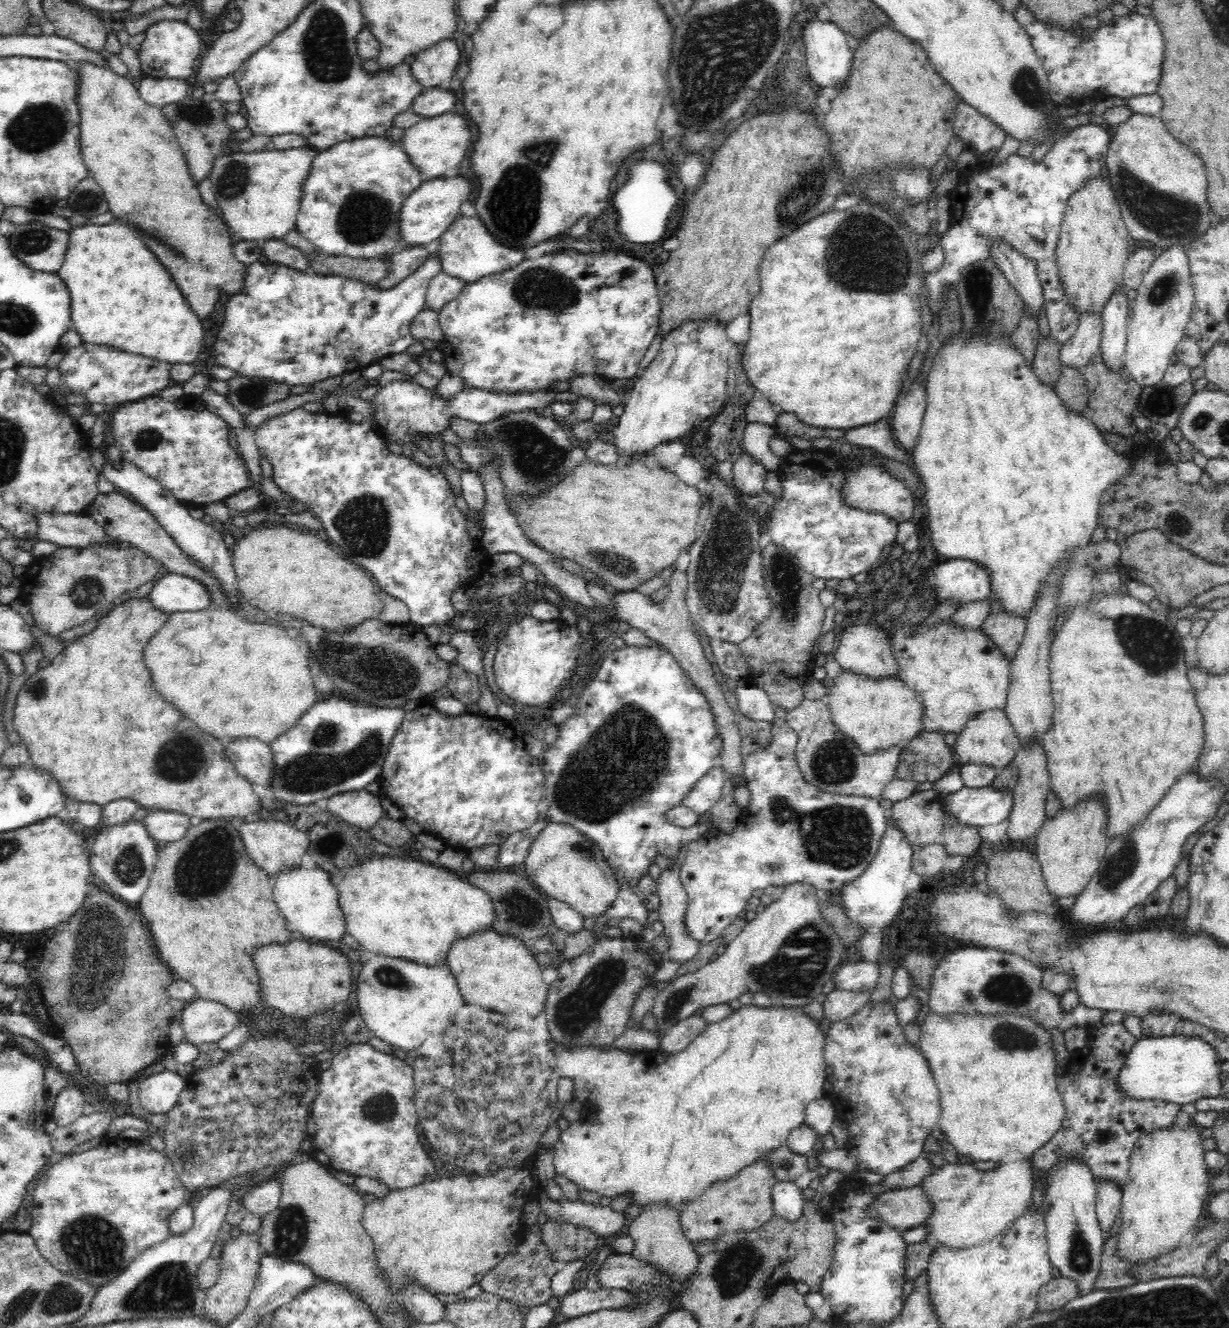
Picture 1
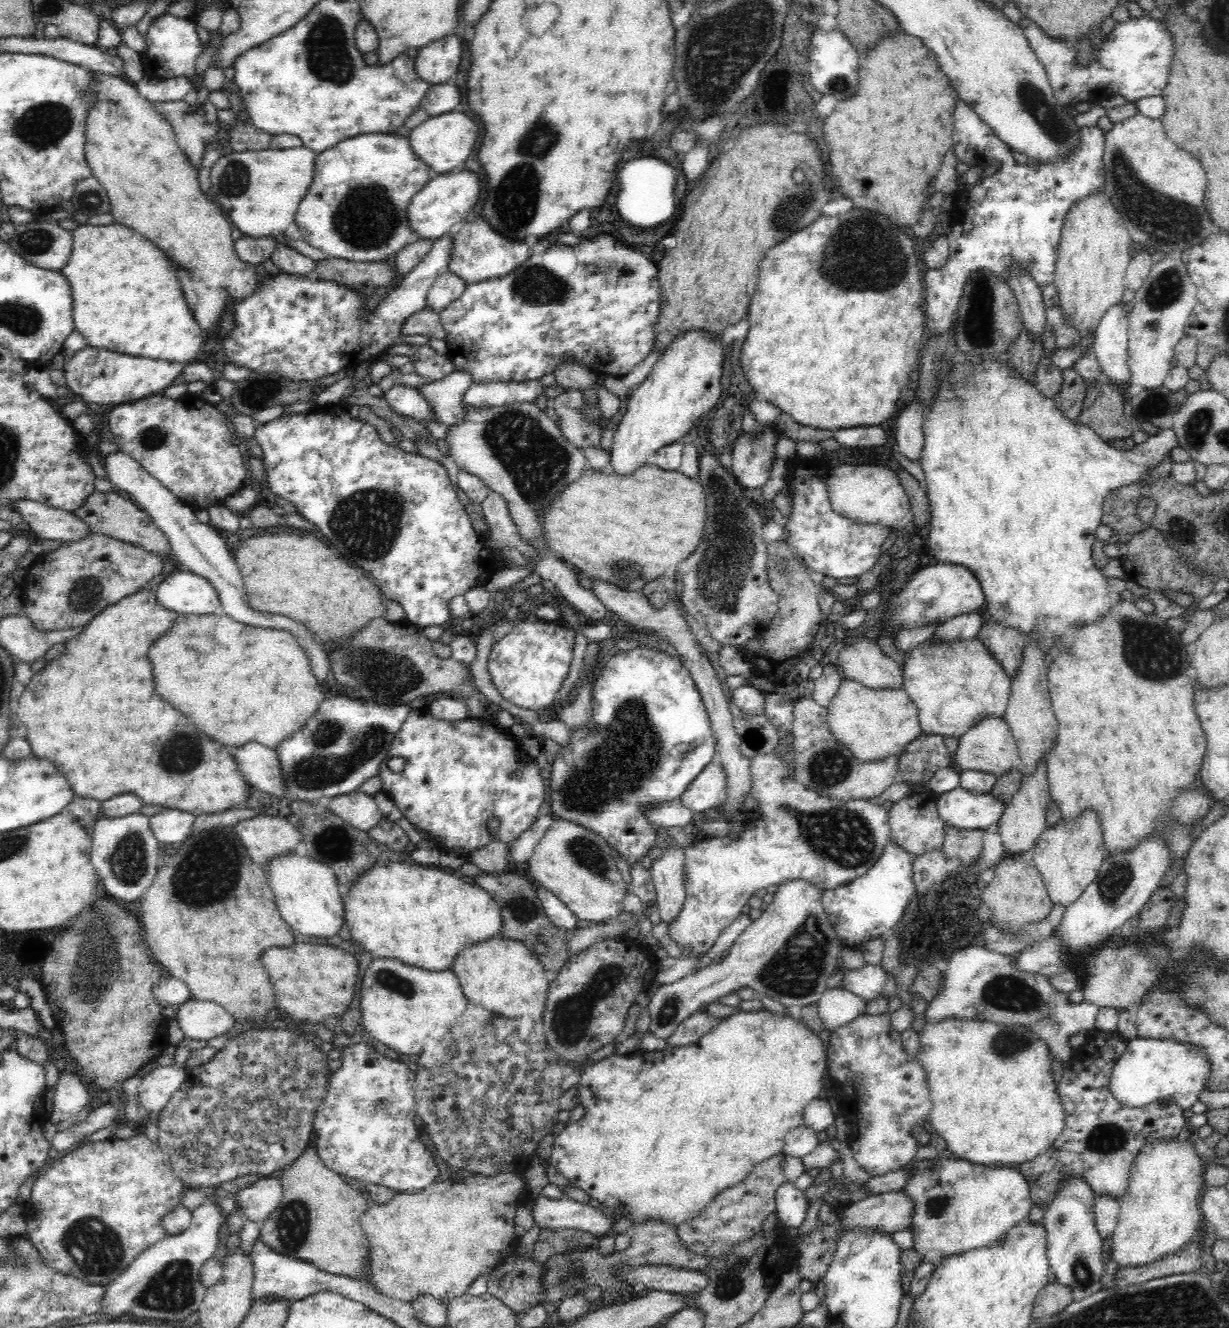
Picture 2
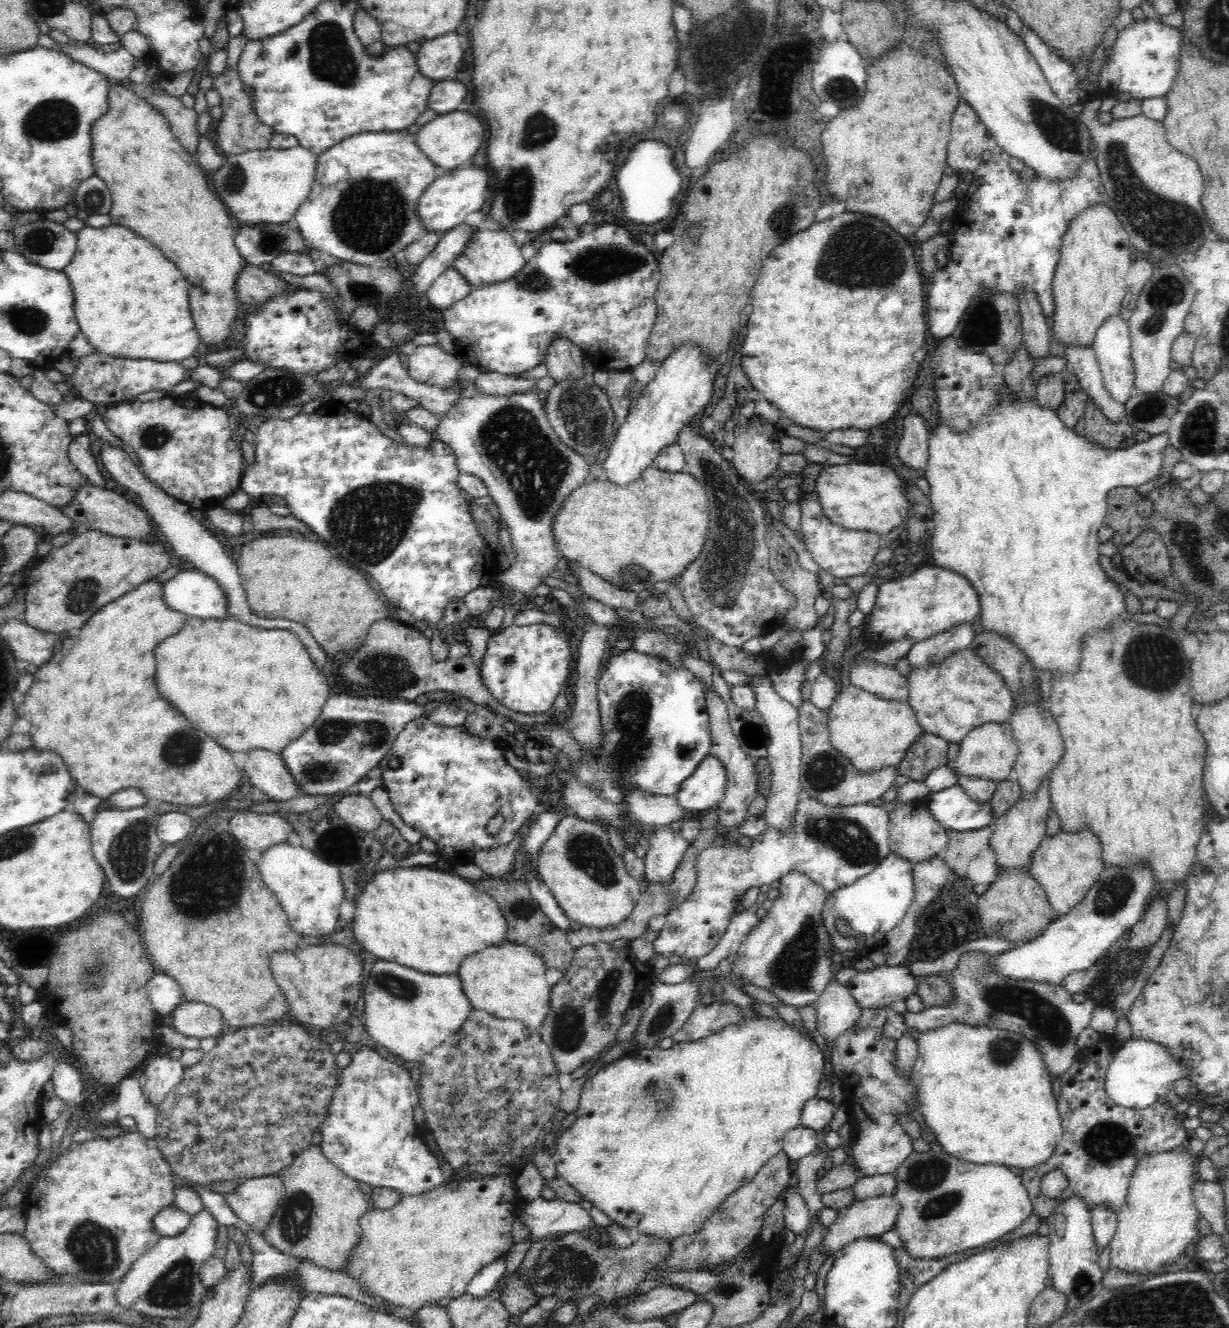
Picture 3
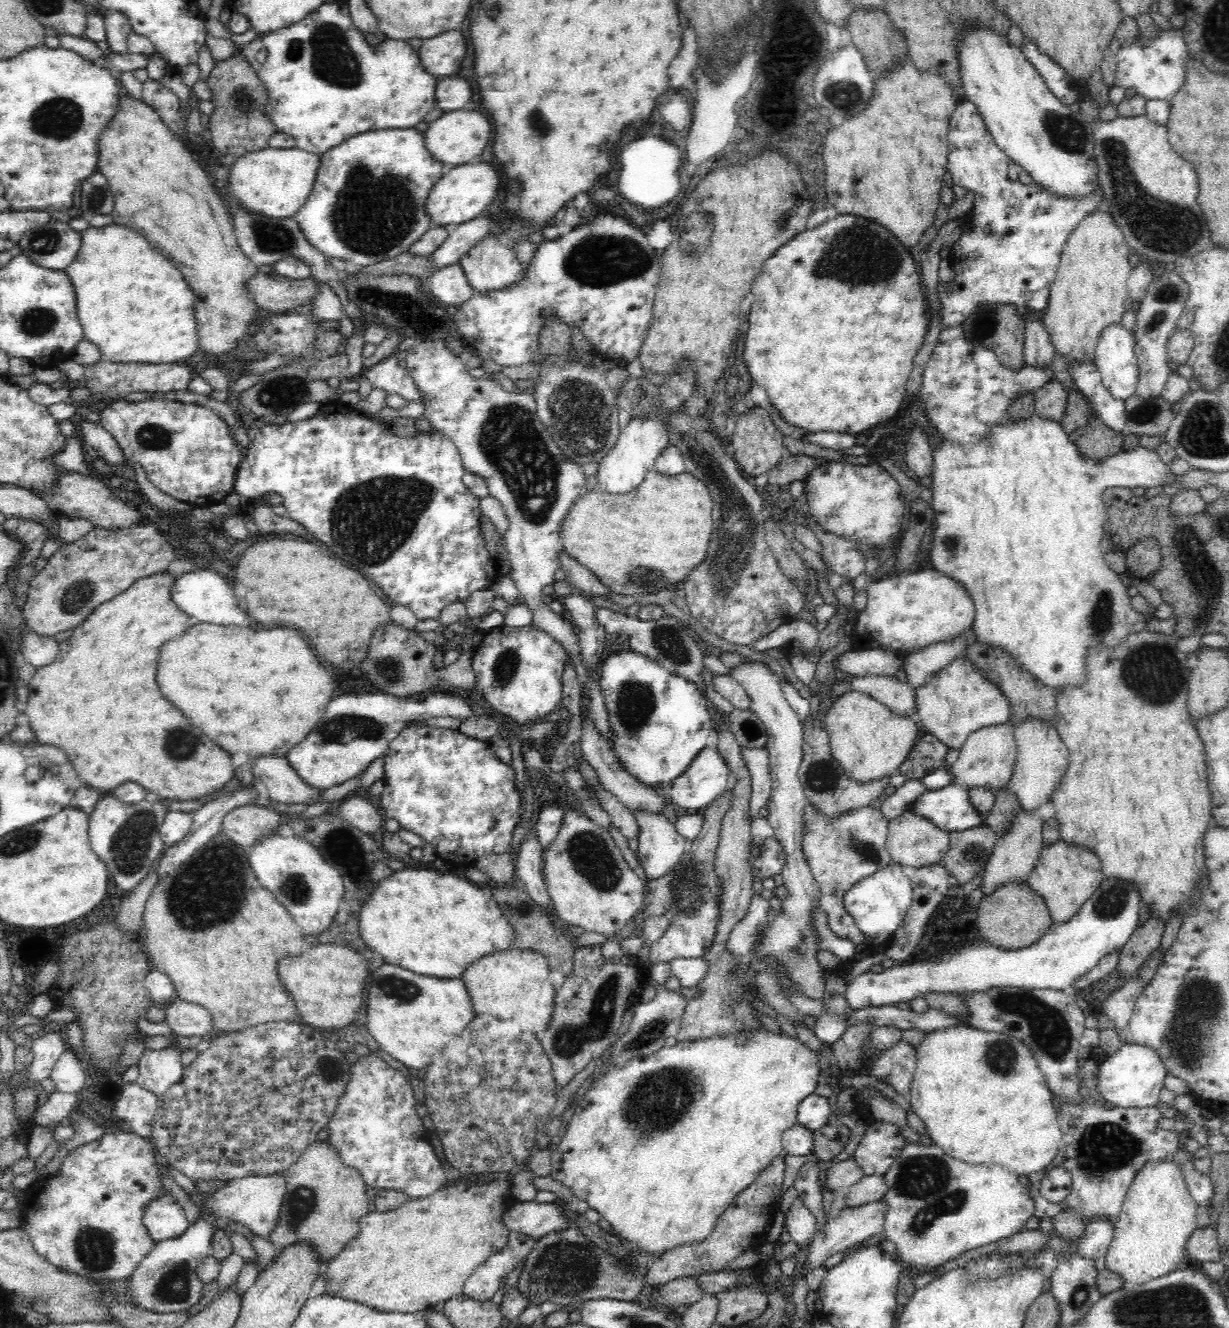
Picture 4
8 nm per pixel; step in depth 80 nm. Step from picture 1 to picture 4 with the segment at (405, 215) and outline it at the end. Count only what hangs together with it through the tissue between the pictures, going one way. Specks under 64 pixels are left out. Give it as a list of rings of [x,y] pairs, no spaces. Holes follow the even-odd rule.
[[[476,160],[471,162],[453,167],[429,190],[426,211],[434,226],[455,227],[476,219],[494,200],[500,182],[495,166]]]

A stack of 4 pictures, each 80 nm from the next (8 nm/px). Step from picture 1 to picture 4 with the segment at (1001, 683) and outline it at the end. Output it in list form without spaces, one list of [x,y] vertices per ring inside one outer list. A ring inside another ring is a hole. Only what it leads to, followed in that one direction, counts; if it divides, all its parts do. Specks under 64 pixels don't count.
[[[958,655],[946,668],[940,670],[931,679],[924,688],[915,690],[918,718],[922,722],[923,728],[949,749],[960,750],[972,731],[980,730],[982,727],[1008,723],[1008,716],[1011,714],[1008,699],[1001,693],[1000,687],[997,687],[993,682],[988,682],[988,679],[984,678],[979,670],[976,670],[976,666],[972,665],[966,656]]]

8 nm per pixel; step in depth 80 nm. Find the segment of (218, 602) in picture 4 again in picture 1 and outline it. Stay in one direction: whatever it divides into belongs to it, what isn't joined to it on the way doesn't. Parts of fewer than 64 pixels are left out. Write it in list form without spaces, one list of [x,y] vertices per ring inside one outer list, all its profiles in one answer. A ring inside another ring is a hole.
[[[175,573],[157,580],[148,597],[157,610],[168,614],[213,608],[211,594],[200,581]]]

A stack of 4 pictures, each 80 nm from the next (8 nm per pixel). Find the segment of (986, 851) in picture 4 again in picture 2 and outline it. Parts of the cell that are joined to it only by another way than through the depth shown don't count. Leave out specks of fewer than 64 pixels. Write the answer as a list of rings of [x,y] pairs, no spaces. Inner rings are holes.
[[[947,825],[942,828],[942,831],[945,833],[945,839],[940,849],[946,860],[957,858],[963,868],[972,865],[983,849],[984,833],[986,831],[964,830]]]

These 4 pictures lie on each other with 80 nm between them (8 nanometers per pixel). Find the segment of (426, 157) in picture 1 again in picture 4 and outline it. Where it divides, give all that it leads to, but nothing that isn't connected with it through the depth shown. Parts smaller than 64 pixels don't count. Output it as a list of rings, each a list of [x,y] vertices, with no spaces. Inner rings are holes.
[[[458,110],[444,113],[444,116],[430,123],[430,128],[426,130],[424,145],[437,161],[455,167],[473,161],[472,158],[478,156],[484,147],[491,143],[491,138],[492,130],[484,116],[470,110]]]

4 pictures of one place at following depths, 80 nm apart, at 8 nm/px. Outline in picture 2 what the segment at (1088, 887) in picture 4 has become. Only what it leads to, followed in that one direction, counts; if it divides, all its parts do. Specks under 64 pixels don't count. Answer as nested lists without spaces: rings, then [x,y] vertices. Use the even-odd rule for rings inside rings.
[[[1084,810],[1079,817],[1061,818],[1056,826],[1047,828],[1040,835],[1031,855],[1054,905],[1070,906],[1097,877],[1099,866],[1106,857],[1102,833],[1103,828],[1096,813]]]

